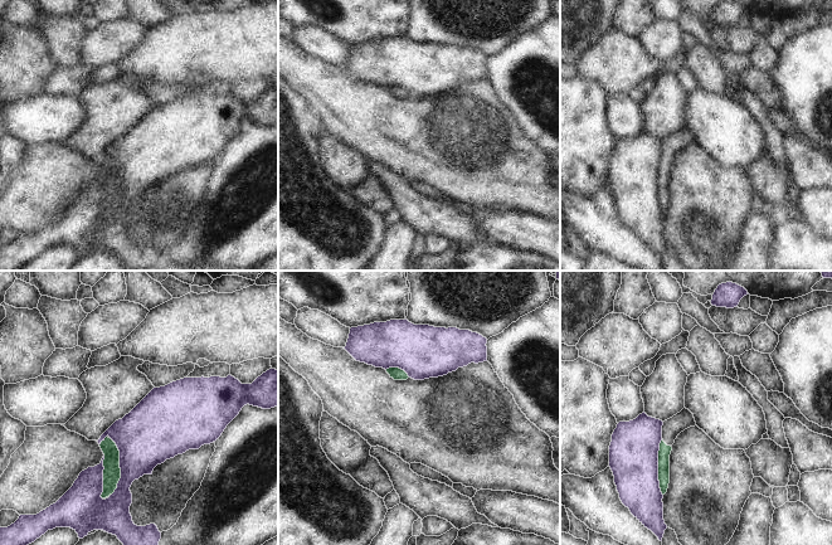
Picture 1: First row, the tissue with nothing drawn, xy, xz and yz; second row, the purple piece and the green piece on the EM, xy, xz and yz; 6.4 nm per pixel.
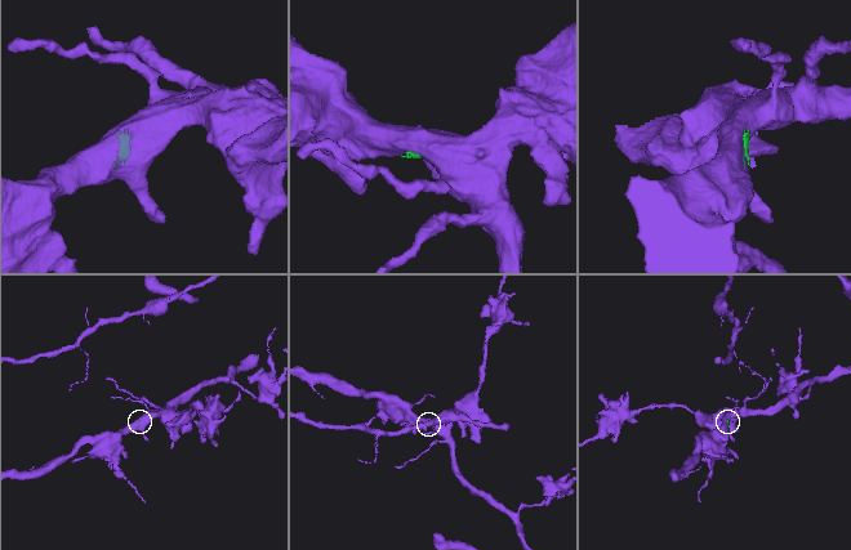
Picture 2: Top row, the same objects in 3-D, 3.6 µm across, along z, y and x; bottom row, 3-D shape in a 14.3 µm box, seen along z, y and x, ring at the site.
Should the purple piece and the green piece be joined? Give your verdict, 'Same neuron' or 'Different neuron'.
Different neuron.

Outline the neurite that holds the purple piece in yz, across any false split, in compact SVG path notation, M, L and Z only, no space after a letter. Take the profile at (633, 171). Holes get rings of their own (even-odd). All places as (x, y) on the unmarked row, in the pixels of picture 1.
M644 130L629 140L619 140L612 152L609 164L609 185L622 222L660 259L667 243L663 238L663 213L658 199L658 169L662 159L663 140L648 135Z

